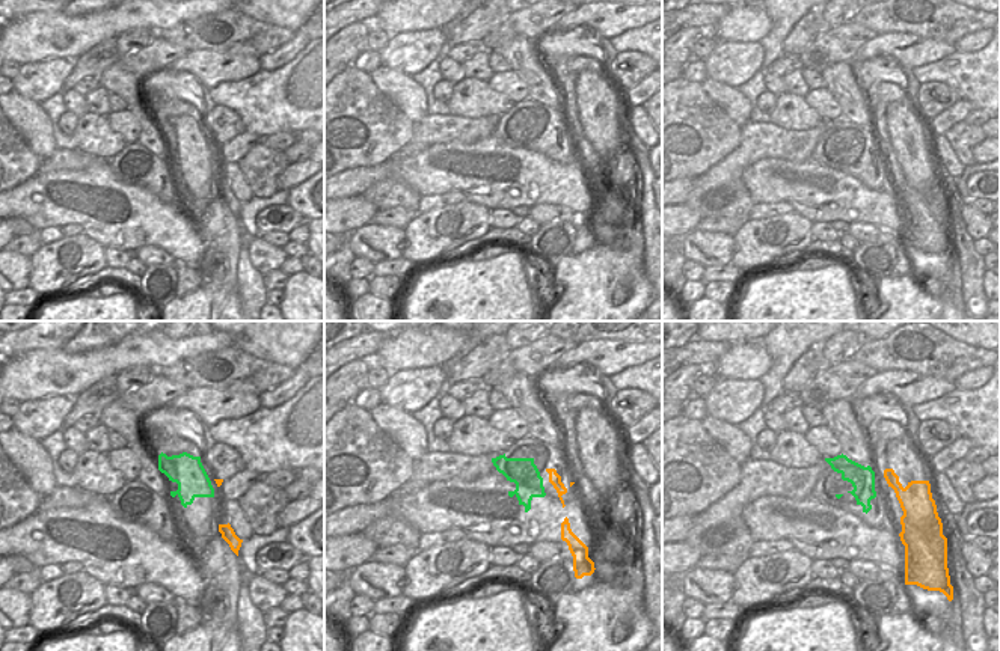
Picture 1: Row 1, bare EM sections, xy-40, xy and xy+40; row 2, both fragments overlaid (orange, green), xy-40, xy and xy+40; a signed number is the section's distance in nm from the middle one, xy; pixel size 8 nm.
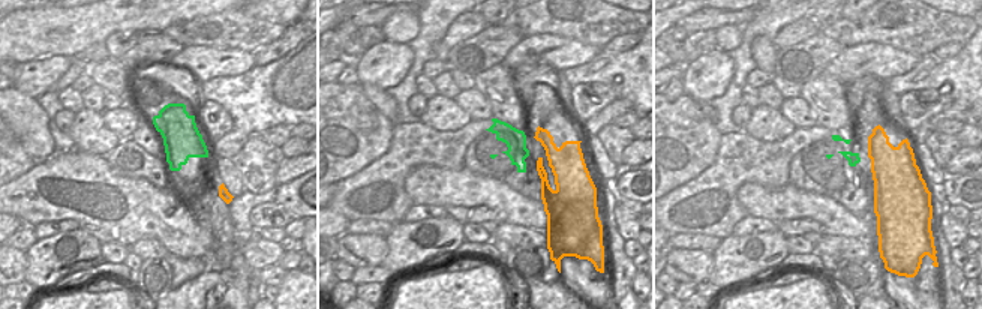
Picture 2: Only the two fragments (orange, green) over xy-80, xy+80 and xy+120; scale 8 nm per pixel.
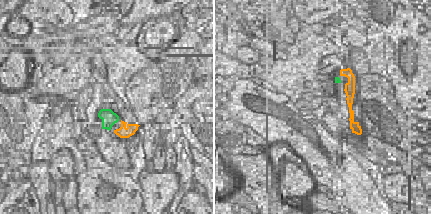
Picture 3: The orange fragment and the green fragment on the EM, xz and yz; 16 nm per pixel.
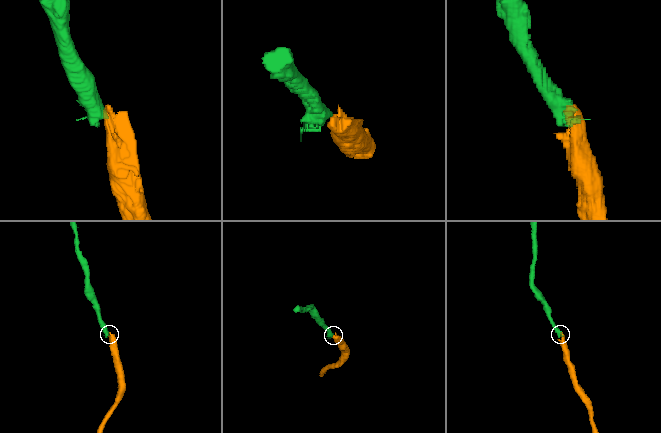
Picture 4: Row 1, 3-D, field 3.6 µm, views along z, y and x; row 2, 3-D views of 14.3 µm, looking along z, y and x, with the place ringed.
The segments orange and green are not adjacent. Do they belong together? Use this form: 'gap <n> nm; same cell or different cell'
gap 40 nm; same cell

